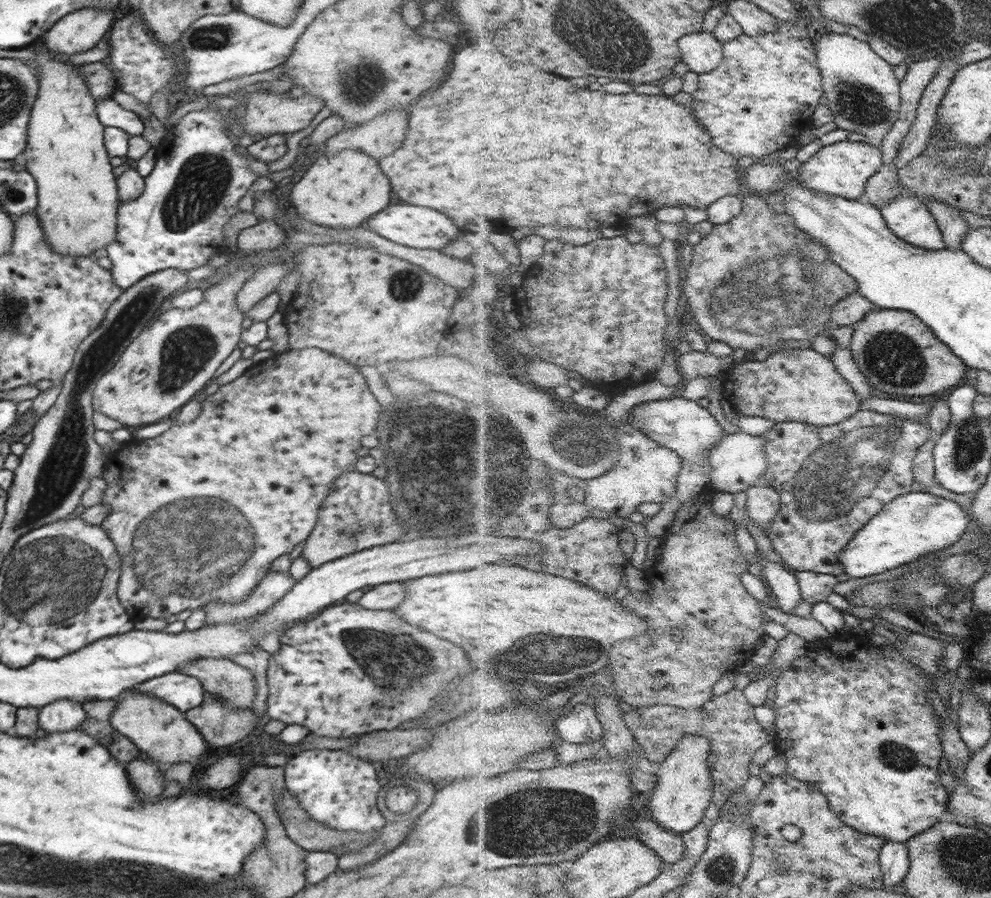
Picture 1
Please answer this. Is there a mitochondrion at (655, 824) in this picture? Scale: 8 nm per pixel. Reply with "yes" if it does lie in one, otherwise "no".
no

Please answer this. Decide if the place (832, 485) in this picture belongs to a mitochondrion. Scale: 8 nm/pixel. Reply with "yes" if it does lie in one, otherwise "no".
yes

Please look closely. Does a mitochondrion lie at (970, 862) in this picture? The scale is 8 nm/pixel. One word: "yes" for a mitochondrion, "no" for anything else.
yes

